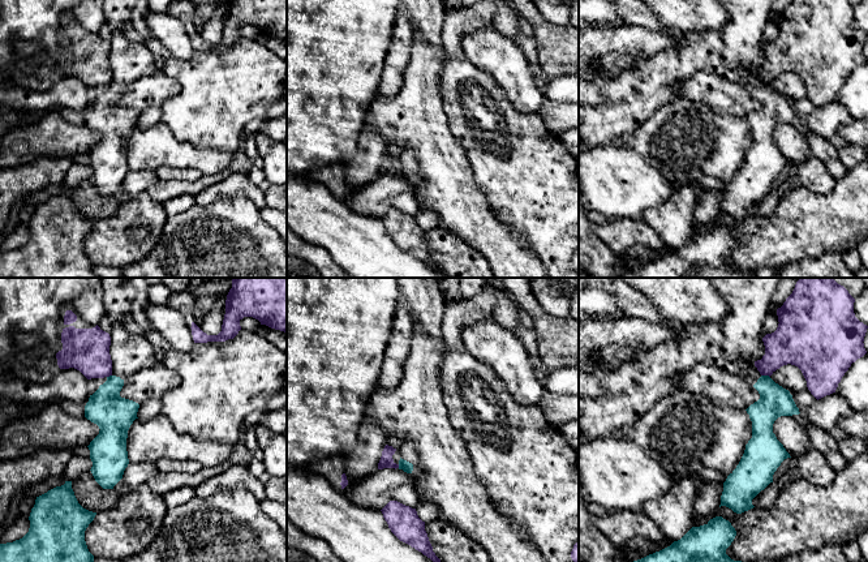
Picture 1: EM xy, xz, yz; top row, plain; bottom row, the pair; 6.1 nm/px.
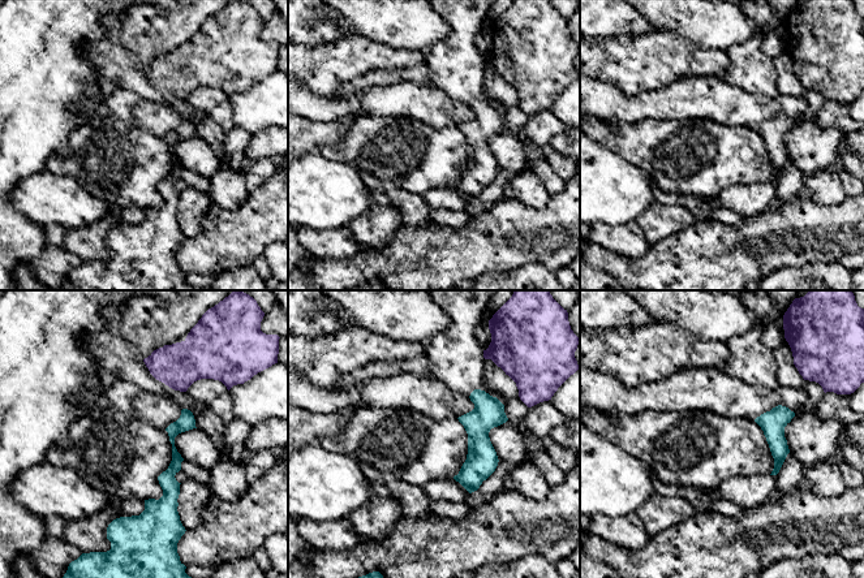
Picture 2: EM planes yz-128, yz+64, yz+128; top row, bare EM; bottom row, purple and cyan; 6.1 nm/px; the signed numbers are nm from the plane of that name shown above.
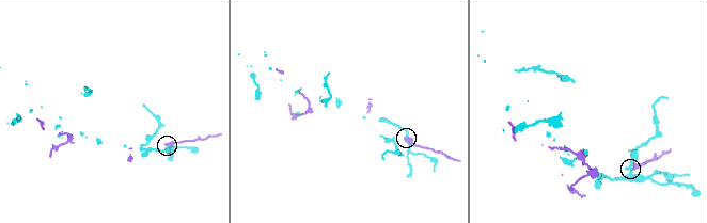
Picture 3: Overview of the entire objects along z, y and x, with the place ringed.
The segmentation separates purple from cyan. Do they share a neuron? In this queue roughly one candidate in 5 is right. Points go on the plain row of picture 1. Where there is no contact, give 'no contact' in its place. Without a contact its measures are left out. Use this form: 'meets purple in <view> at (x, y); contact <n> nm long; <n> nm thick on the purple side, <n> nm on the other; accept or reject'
meets purple in yz at (765, 82); contact 60 nm long; 260 nm thick on the purple side, 190 nm on the other; reject

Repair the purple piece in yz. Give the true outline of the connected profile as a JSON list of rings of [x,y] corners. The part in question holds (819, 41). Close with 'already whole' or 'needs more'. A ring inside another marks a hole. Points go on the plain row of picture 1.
[[[792,0],[777,17],[778,35],[762,46],[765,63],[755,69],[761,83],[772,83],[783,73],[798,74],[811,102],[818,108],[835,100],[852,70],[863,65],[868,34],[854,21],[855,7],[848,0]]]; already whole

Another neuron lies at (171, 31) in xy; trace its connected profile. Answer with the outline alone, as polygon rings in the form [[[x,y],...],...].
[[[149,12],[146,25],[152,38],[158,39],[166,48],[167,55],[188,60],[195,52],[192,43],[192,27],[182,20],[163,12]]]

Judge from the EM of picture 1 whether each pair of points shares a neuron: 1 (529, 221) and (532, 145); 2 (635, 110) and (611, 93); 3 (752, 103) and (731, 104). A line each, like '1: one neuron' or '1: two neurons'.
1: one neuron
2: one neuron
3: one neuron

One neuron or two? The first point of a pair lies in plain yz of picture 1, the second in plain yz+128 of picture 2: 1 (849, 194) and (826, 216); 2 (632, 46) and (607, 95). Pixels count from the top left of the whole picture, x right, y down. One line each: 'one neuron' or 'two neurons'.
1: one neuron
2: two neurons

